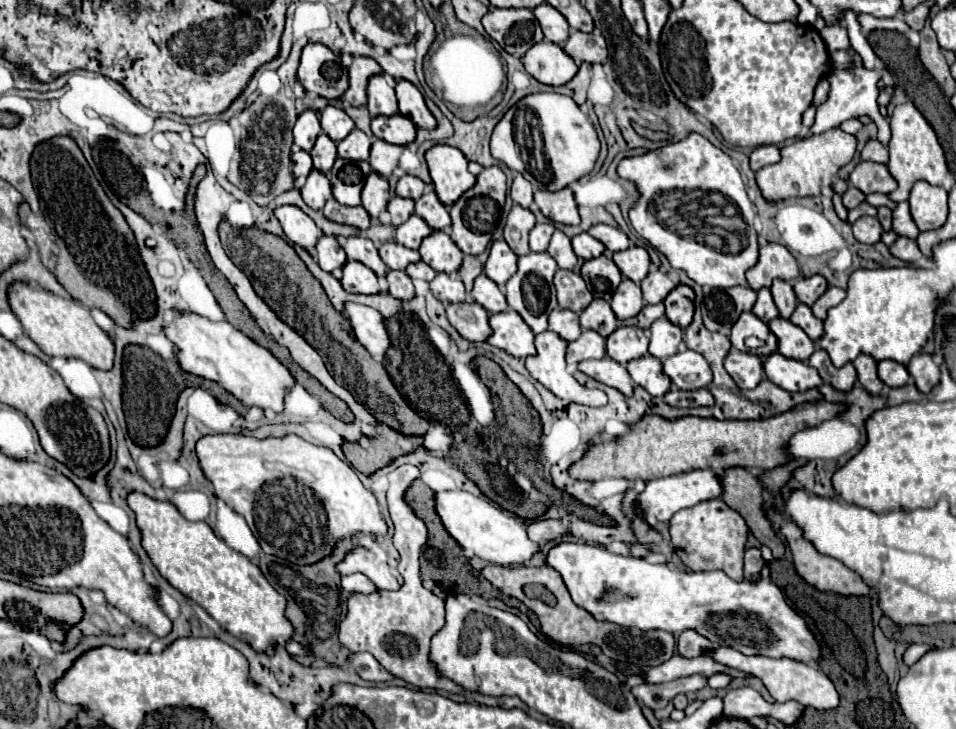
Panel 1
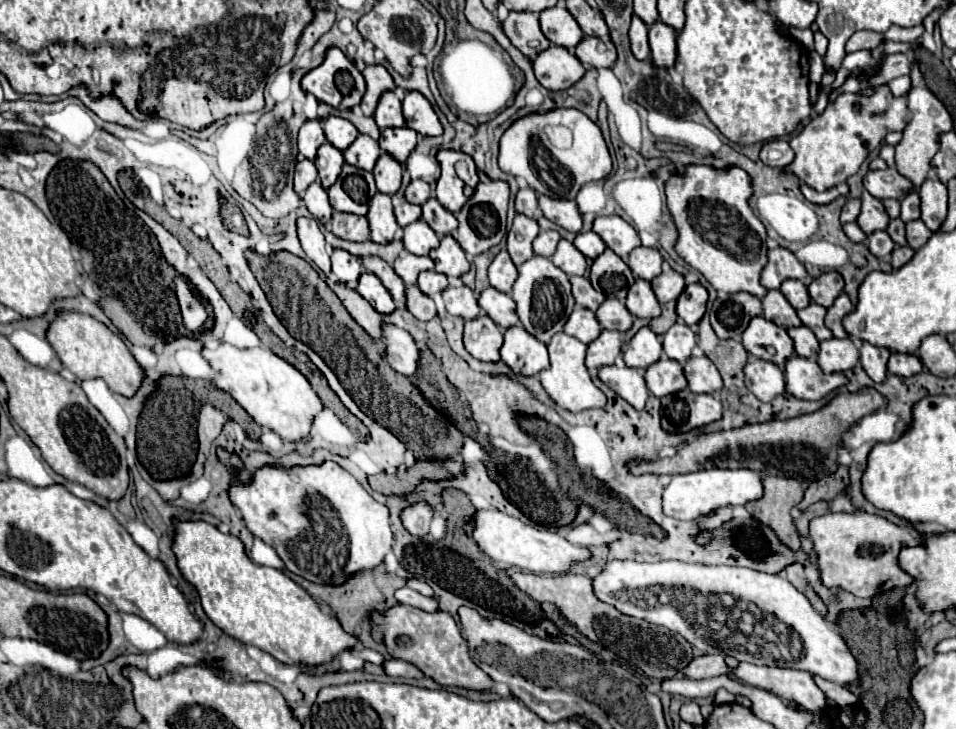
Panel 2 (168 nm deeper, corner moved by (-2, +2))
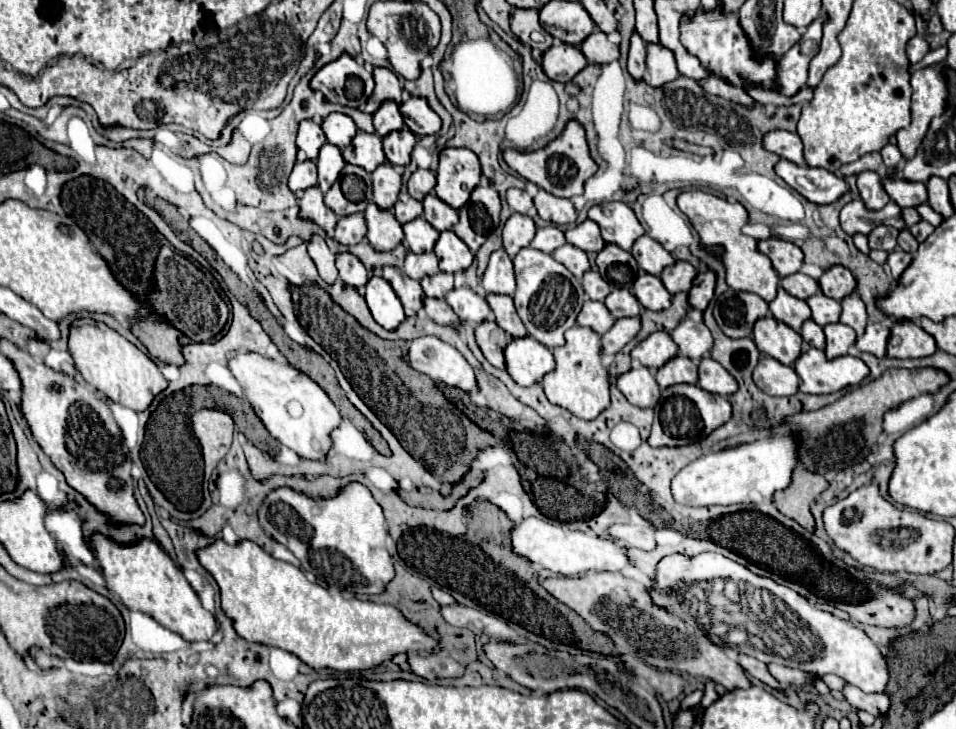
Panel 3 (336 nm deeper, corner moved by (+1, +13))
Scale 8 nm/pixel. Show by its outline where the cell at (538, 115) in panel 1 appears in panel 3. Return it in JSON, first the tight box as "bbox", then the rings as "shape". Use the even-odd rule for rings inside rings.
{"bbox":[503,122,597,198],"shape":[[[569,122],[565,126],[563,134],[541,150],[527,152],[527,154],[519,154],[517,150],[505,150],[503,158],[509,164],[509,168],[515,170],[521,178],[525,178],[525,180],[537,184],[539,188],[551,192],[553,196],[561,196],[561,198],[573,198],[577,194],[583,194],[585,180],[597,172],[597,166],[589,156],[585,130],[577,122]]]}

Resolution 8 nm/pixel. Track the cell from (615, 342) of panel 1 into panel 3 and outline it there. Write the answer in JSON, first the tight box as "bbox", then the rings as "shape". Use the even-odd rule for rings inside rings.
{"bbox":[631,332,679,370],"shape":[[[655,332],[631,352],[631,358],[639,360],[647,368],[657,370],[663,364],[667,364],[671,358],[675,358],[677,350],[679,348],[675,346],[675,342],[667,332]]]}

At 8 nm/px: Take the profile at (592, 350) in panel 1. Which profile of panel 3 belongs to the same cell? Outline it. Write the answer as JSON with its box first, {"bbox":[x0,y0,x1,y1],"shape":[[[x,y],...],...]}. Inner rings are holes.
{"bbox":[601,318,641,369],"shape":[[[619,318],[615,326],[601,336],[602,364],[610,369],[618,353],[628,342],[631,342],[641,330],[641,318]]]}

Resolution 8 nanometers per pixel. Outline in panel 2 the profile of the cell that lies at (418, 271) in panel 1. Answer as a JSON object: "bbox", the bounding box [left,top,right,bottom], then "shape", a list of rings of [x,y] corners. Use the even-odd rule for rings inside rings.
{"bbox":[418,271,448,295],"shape":[[[422,271],[418,275],[418,285],[420,285],[420,291],[422,293],[430,295],[430,293],[442,291],[448,285],[448,279],[446,279],[446,275],[436,273],[436,271]]]}

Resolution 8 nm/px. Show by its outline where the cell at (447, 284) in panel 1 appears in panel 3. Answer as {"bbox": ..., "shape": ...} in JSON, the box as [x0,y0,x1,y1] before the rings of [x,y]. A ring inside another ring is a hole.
{"bbox":[447,288,491,324],"shape":[[[455,288],[451,294],[447,294],[447,304],[453,308],[453,312],[461,320],[471,320],[475,324],[481,324],[491,318],[491,308],[485,298],[475,294],[471,288]]]}

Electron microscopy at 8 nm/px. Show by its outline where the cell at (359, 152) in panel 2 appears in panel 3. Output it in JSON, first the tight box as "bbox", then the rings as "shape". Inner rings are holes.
{"bbox":[343,130,385,172],"shape":[[[359,130],[353,142],[343,150],[343,158],[347,164],[355,164],[367,172],[373,172],[377,166],[385,164],[381,138],[377,134],[367,134]]]}

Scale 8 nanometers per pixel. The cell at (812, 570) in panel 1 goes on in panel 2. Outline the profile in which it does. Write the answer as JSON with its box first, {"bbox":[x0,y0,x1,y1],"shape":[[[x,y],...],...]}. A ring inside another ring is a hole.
{"bbox":[810,513,922,597],"shape":[[[828,513],[810,521],[810,539],[818,555],[816,569],[824,587],[838,587],[856,597],[874,597],[894,587],[906,587],[910,577],[898,569],[894,557],[902,545],[918,545],[922,539],[908,527],[898,527],[870,513]]]}

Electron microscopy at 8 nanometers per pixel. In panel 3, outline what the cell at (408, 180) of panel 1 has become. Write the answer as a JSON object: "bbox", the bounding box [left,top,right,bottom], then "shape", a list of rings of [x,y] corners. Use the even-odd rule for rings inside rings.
{"bbox":[407,168,437,202],"shape":[[[419,168],[419,170],[413,172],[413,176],[409,178],[407,188],[409,188],[409,194],[411,194],[415,200],[421,202],[429,192],[433,192],[435,184],[437,184],[435,174],[433,174],[431,170],[421,170],[421,168]]]}

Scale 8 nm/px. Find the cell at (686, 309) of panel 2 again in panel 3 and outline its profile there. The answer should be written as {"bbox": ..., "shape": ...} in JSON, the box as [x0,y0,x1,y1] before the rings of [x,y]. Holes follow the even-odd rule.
{"bbox":[689,270,715,310],"shape":[[[713,270],[701,272],[701,274],[697,274],[693,288],[689,292],[689,304],[693,308],[705,310],[709,300],[713,298],[713,292],[715,292],[715,272]]]}

